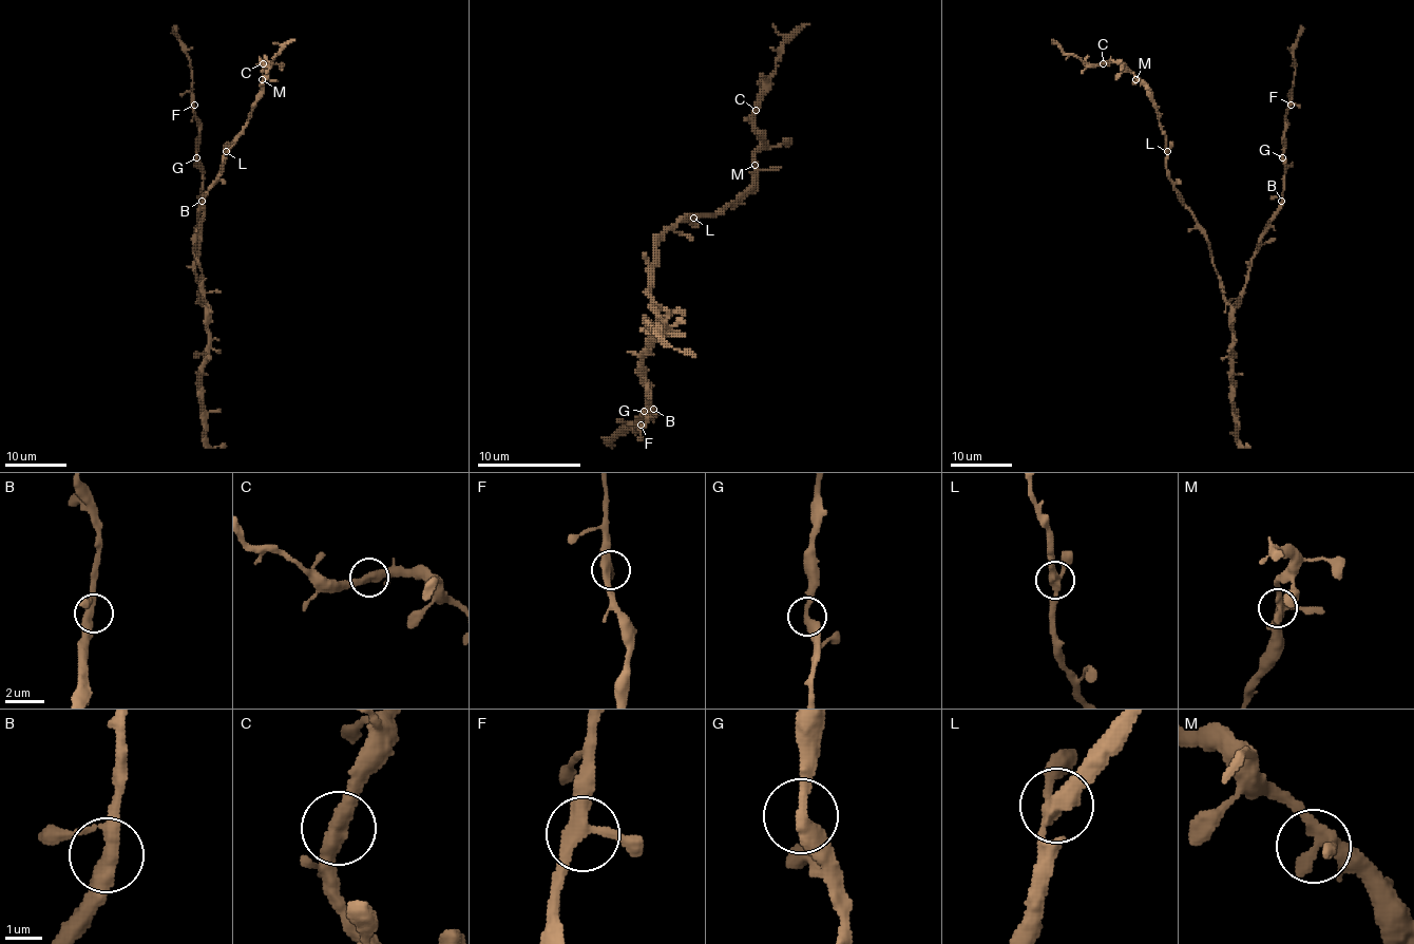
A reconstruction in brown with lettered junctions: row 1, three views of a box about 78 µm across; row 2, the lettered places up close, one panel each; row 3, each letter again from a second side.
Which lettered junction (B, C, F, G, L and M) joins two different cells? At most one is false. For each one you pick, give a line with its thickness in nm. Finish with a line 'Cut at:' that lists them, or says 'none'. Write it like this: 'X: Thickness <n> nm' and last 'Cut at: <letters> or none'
Cut at: none

